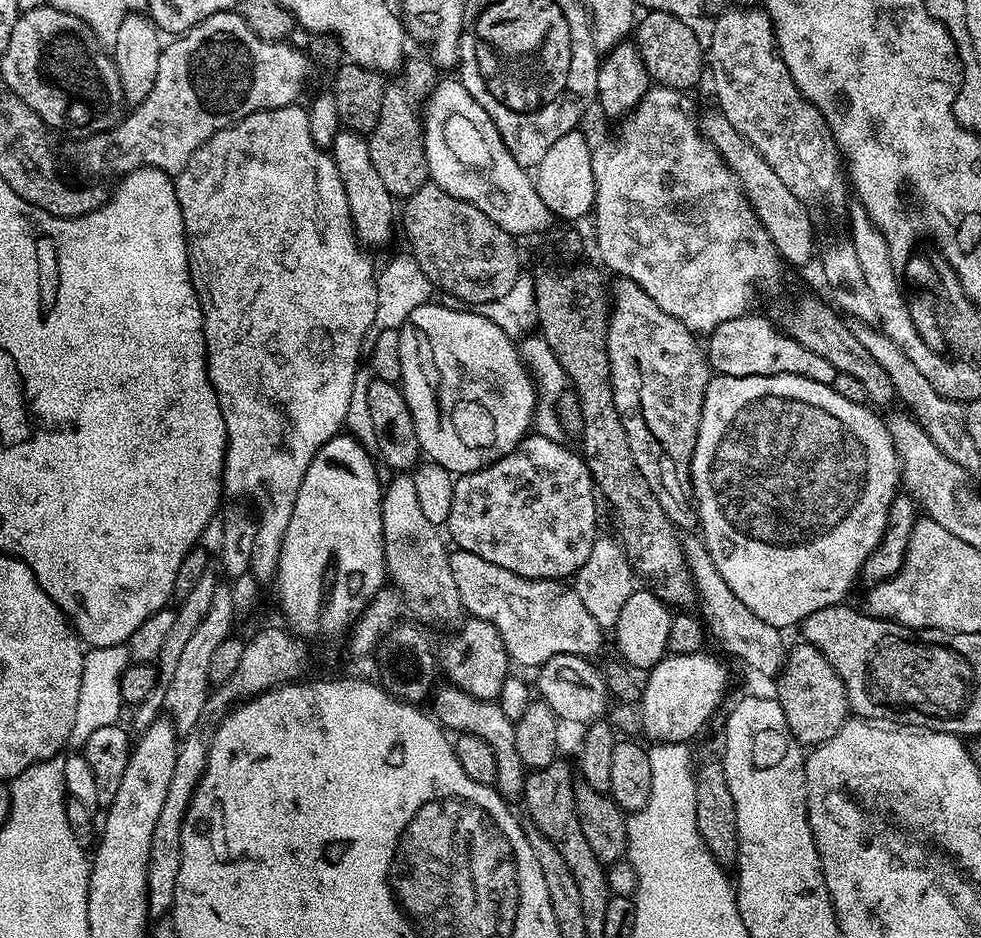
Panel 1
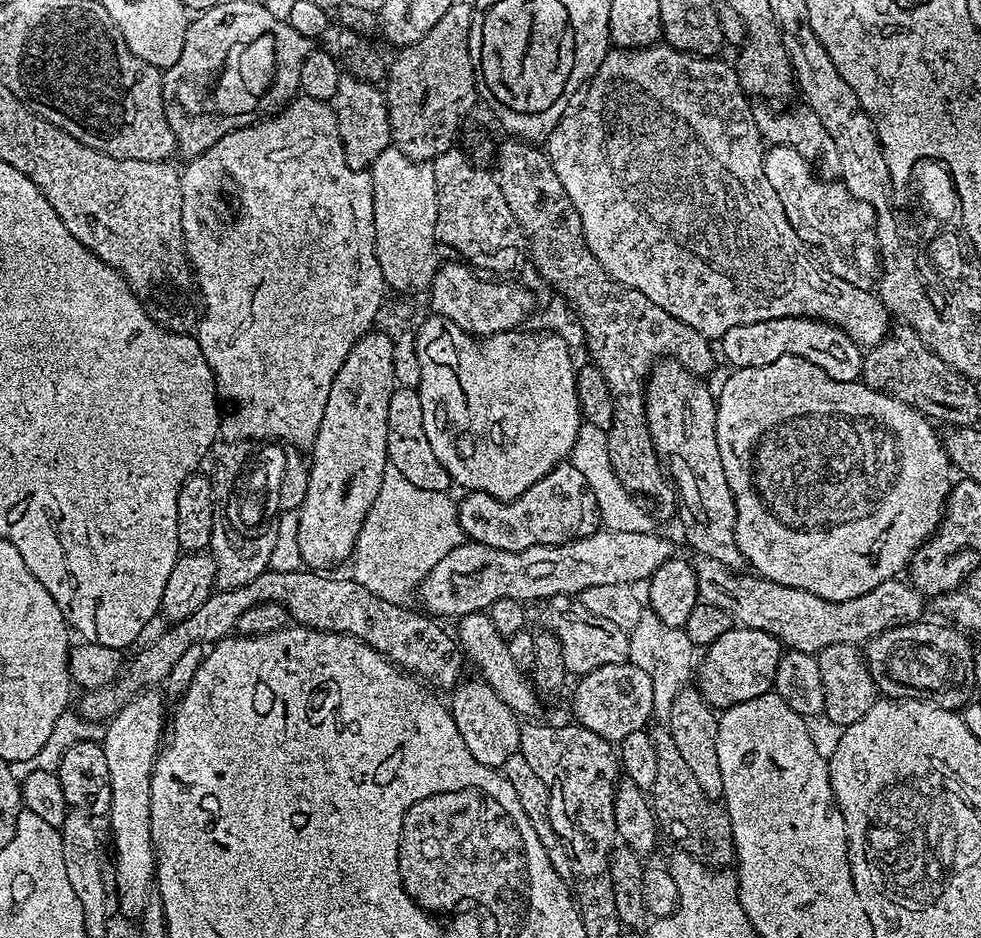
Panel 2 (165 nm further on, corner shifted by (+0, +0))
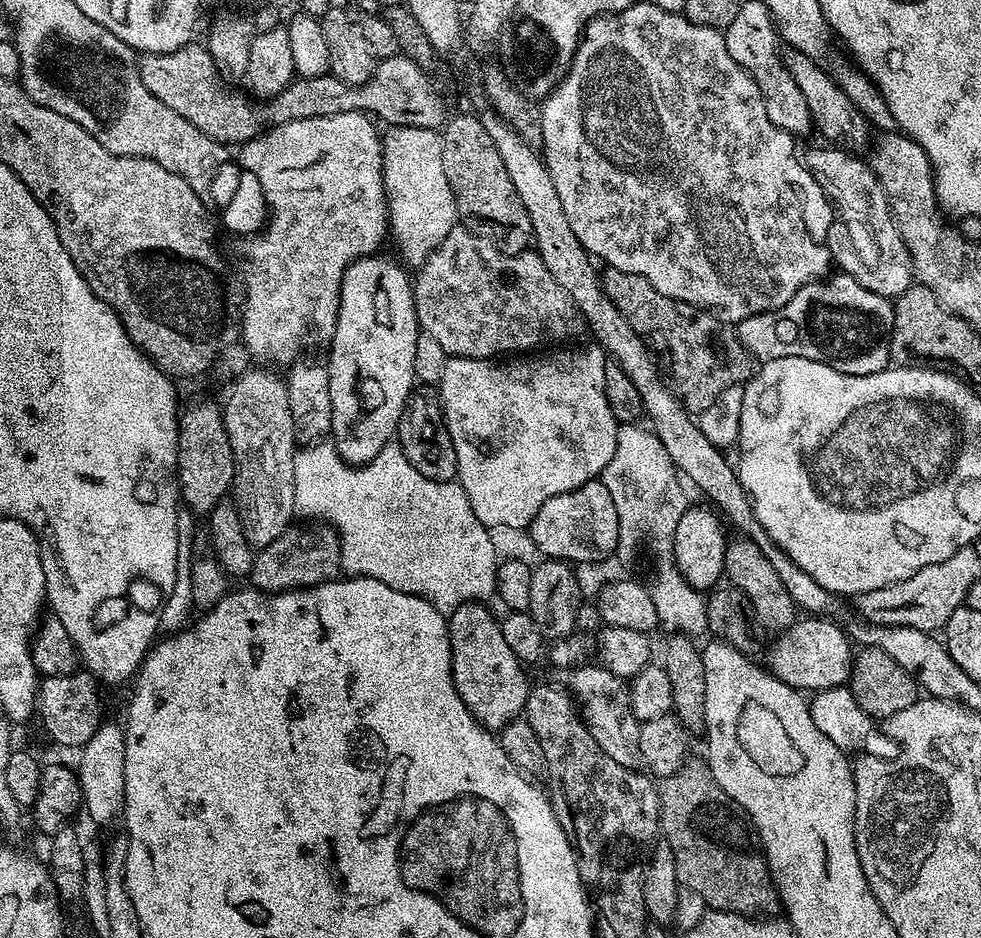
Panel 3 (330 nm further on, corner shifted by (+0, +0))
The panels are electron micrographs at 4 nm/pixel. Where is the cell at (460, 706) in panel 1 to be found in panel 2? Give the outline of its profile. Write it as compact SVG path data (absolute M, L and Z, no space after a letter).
M267 570L254 578L252 582L247 582L244 586L238 586L236 589L226 589L224 591L213 591L206 602L202 602L202 610L190 614L182 622L168 626L162 638L152 646L146 646L139 649L135 654L136 657L127 661L126 667L121 672L118 679L113 682L109 688L99 688L93 692L84 692L81 695L79 713L85 720L99 721L101 718L111 718L128 700L131 700L137 692L144 691L145 688L155 688L163 685L167 681L170 670L174 670L174 662L178 662L179 656L190 647L191 644L203 644L211 646L236 632L236 623L250 606L259 604L280 604L288 609L288 615L295 623L303 624L306 628L317 628L320 632L339 632L346 636L353 636L362 642L366 642L372 648L378 650L384 655L385 660L404 669L405 672L411 672L413 676L421 681L427 682L433 689L451 690L460 683L465 675L464 664L466 657L458 643L457 637L452 636L443 628L439 619L425 614L423 611L415 612L412 606L386 602L378 598L378 594L370 594L366 586L362 586L355 578L348 580L331 580L328 574L321 574L316 570L297 570L294 572L273 572Z

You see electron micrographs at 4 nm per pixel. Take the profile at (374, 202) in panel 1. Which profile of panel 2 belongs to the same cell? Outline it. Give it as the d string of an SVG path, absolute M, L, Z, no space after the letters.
M344 74L341 75L338 90L333 94L330 103L332 111L336 113L338 134L348 163L353 168L367 169L392 144L387 95L369 80L359 80Z

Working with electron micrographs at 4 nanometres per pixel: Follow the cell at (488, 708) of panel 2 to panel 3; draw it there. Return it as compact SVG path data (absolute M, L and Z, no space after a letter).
M478 600L458 606L458 610L447 617L448 633L452 647L452 677L458 694L480 725L499 730L523 713L530 683L524 673L525 665L506 643L498 616L488 607L487 603Z

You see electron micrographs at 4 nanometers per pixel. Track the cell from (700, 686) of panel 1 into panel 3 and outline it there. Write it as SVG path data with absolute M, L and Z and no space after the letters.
M800 618L792 624L787 631L779 633L776 640L771 641L767 649L768 664L766 668L771 675L776 676L786 686L803 690L808 694L815 694L827 688L843 688L852 678L852 661L854 659L854 645L848 639L848 633L843 627L836 625L837 621L832 618Z

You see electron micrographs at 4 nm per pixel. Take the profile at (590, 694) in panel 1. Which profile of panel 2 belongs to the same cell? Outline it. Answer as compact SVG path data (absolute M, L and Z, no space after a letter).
M632 663L598 666L598 670L579 677L575 683L576 689L572 692L572 712L576 716L573 717L575 723L581 724L586 730L594 730L594 734L598 734L602 738L619 742L622 738L626 738L626 734L643 732L649 727L654 716L653 683L650 682L650 677L645 671L640 670Z

